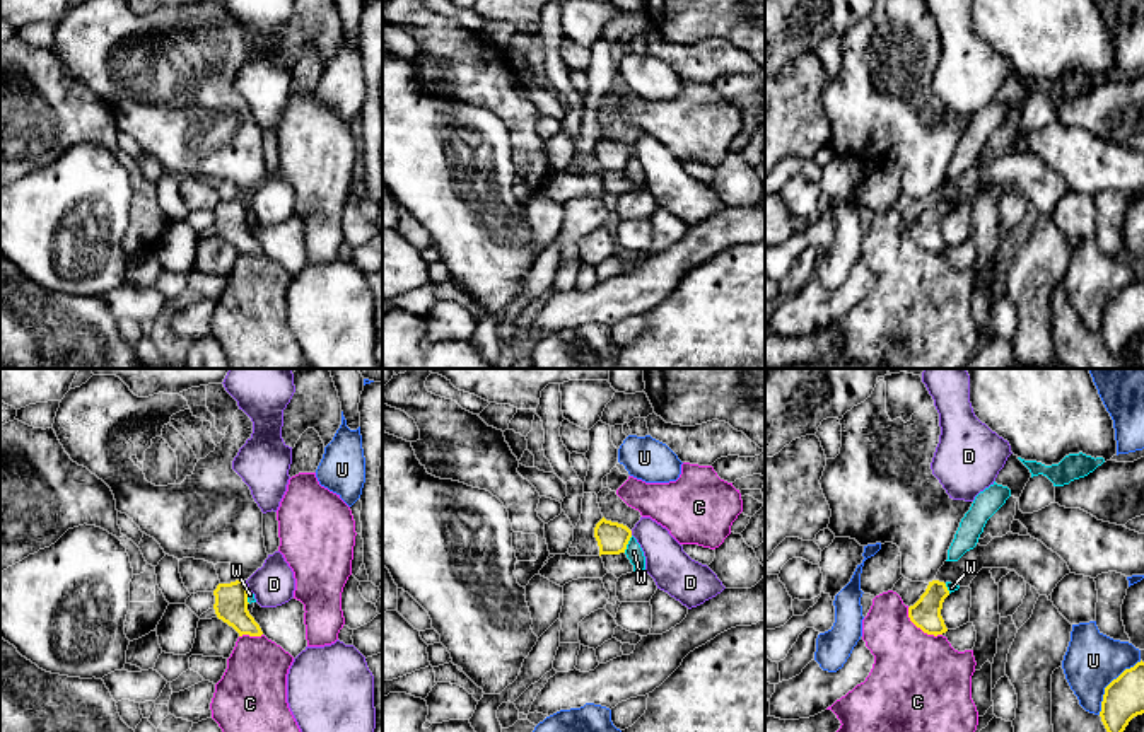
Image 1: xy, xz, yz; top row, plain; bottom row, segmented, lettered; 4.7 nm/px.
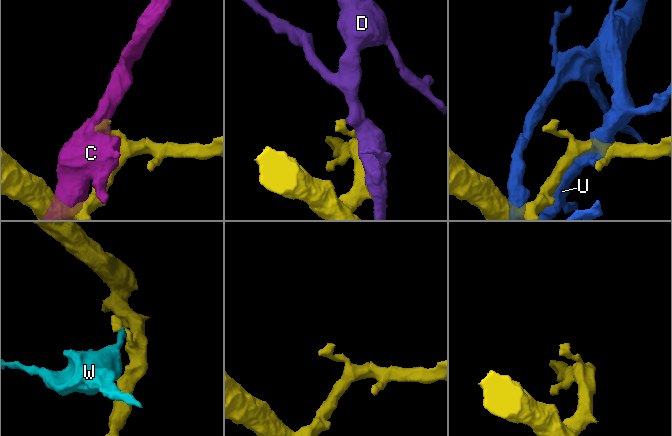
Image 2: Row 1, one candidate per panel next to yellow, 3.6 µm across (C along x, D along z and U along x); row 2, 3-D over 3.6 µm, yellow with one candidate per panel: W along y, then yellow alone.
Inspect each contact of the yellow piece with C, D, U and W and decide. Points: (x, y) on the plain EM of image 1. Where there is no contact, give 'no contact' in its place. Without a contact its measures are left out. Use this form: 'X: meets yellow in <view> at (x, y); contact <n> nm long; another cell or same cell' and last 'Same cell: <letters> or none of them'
C: meets yellow in yz at (921, 246); contact 220 nm long; another cell
D: meets yellow in xy at (246, 202); contact 40 nm long; another cell
U: meets yellow in yz at (1110, 301); contact 320 nm long; another cell
W: meets yellow in xz at (627, 161); contact 90 nm long; another cell
Same cell: none of them

